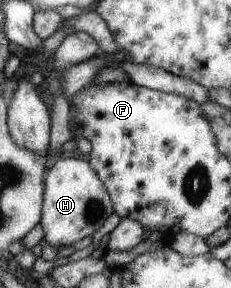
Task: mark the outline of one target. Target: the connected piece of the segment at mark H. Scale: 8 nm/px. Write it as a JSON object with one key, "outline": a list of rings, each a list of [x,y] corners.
{"outline":[[[60,158],[47,170],[39,222],[44,229],[44,239],[54,248],[60,250],[84,237],[100,234],[105,231],[104,223],[113,213],[110,193],[90,162]]]}

